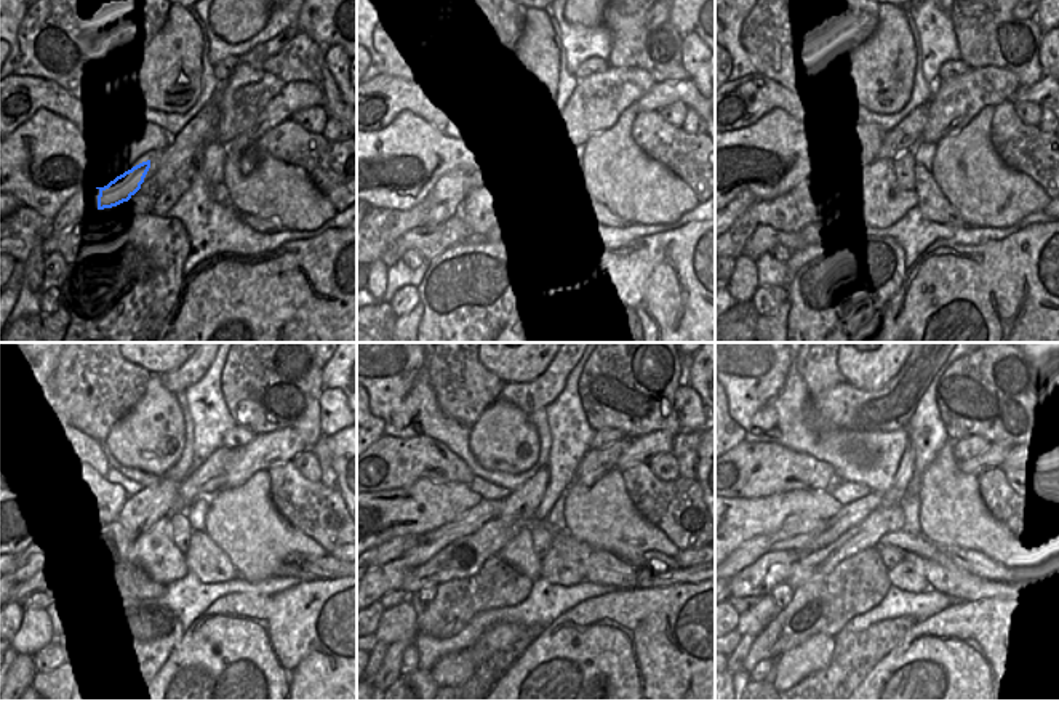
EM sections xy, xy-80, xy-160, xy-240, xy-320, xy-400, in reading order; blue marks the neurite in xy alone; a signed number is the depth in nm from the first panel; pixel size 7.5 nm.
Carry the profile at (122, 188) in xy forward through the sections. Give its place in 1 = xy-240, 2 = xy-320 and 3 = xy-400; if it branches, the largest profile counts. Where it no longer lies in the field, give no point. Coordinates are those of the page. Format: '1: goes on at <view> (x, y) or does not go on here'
1: goes on at xy-240 (151, 504)
2: goes on at xy-320 (520, 504)
3: goes on at xy-400 (893, 496)

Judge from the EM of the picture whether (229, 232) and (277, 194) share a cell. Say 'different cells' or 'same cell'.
different cells

